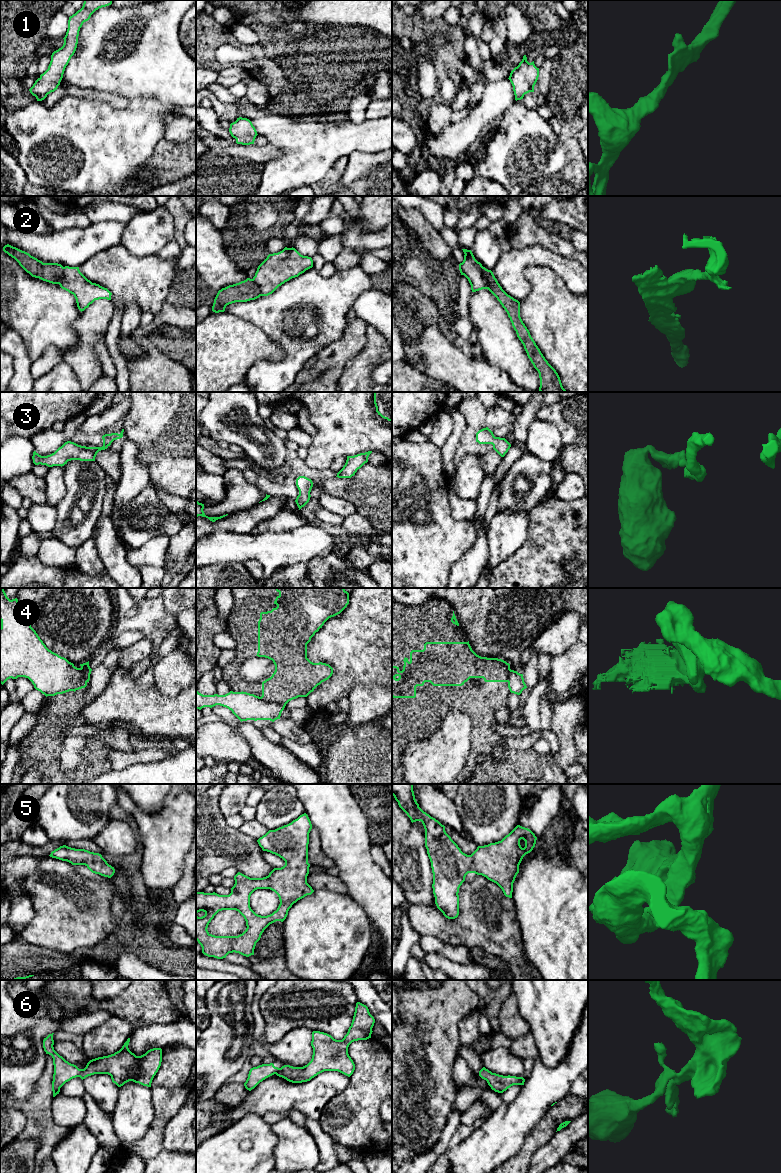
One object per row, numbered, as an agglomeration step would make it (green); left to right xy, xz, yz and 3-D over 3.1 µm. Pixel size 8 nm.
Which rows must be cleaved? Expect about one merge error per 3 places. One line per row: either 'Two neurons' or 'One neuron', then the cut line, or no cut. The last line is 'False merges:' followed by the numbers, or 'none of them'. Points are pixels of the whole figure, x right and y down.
1: One neuron. No split
2: Two neurons. Split along yz (477, 262), (484, 273), (488, 288)
3: One neuron. No split
4: Two neurons. Split along xz (260, 697), (279, 703), (284, 707)
5: One neuron. No split
6: Two neurons. Split along xy (83, 1069), (78, 1076)
False merges: 2, 4, 6

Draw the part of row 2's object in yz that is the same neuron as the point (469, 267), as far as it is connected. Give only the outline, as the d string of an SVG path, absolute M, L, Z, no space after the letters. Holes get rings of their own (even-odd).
M465 254L463 262L459 264L459 270L461 275L468 279L472 292L489 288L485 273L482 267L478 265L474 255Z

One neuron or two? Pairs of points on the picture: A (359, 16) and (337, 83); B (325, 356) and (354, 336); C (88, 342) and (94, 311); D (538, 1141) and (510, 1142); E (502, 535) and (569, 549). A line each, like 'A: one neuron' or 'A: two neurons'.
A: two neurons
B: one neuron
C: one neuron
D: two neurons
E: two neurons

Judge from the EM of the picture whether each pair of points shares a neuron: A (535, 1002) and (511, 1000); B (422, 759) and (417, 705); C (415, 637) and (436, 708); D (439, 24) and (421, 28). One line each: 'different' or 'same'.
A: different
B: different
C: same
D: same

